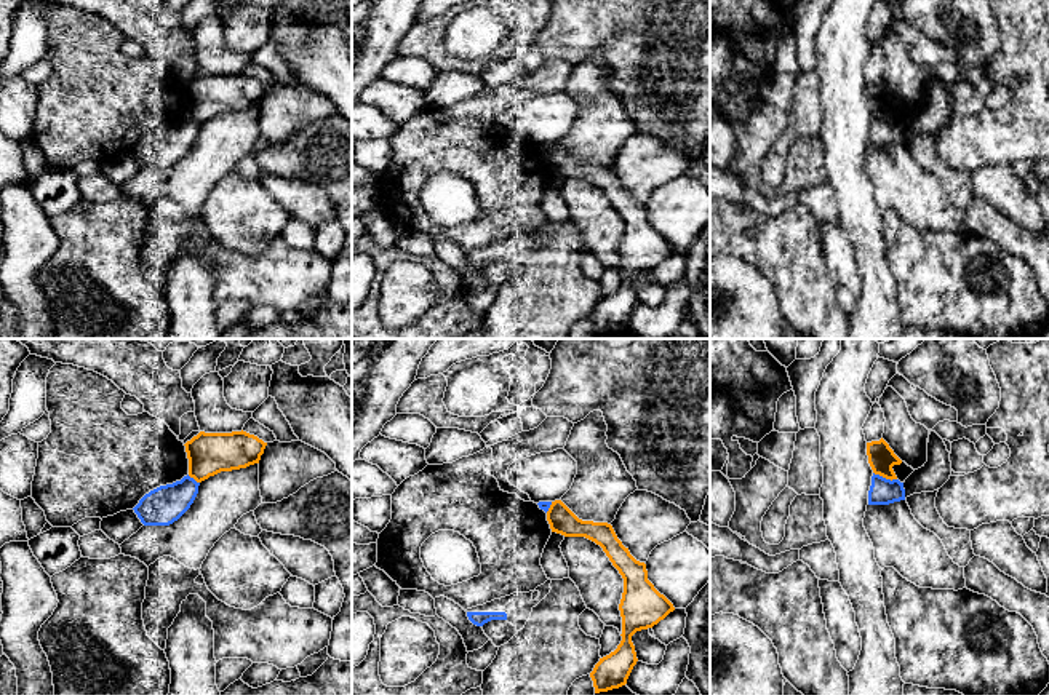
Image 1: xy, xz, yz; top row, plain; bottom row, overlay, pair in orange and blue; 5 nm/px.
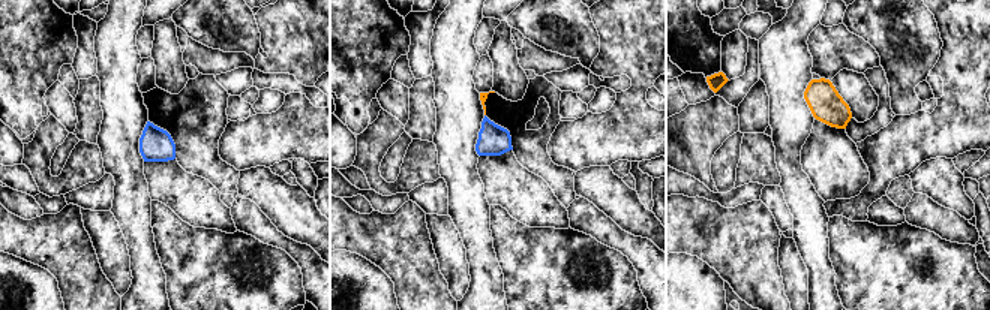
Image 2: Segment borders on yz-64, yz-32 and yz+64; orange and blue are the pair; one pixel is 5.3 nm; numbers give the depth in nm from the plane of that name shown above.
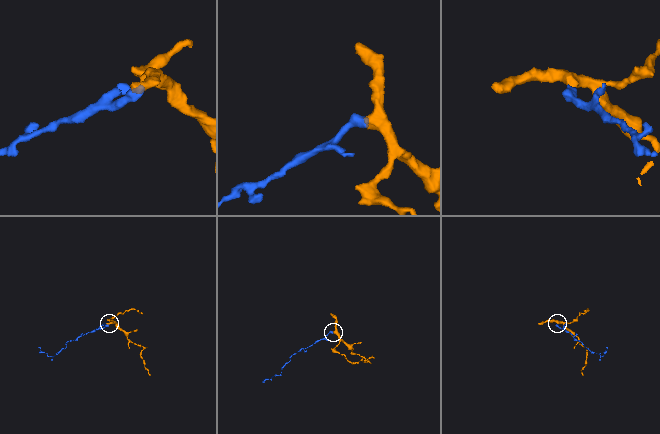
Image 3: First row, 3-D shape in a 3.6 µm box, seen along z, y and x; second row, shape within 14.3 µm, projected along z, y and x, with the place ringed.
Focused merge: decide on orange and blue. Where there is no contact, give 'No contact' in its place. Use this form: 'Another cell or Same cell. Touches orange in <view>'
Another cell. Touches orange in yz

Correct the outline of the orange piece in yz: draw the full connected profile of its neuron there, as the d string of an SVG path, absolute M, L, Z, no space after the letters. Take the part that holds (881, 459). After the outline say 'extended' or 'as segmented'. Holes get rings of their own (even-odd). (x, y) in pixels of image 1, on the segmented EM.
M883 438L879 441L867 443L867 455L875 475L891 481L897 479L892 467L900 465L902 460L894 454L894 451Z | as segmented

